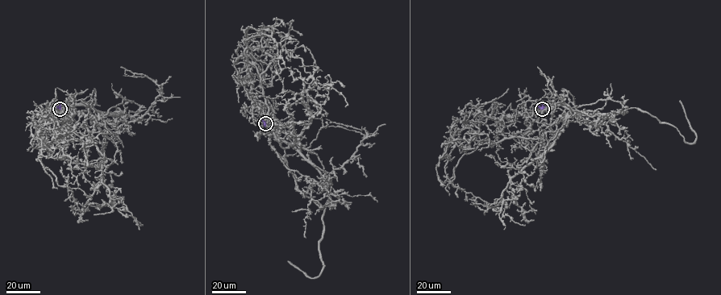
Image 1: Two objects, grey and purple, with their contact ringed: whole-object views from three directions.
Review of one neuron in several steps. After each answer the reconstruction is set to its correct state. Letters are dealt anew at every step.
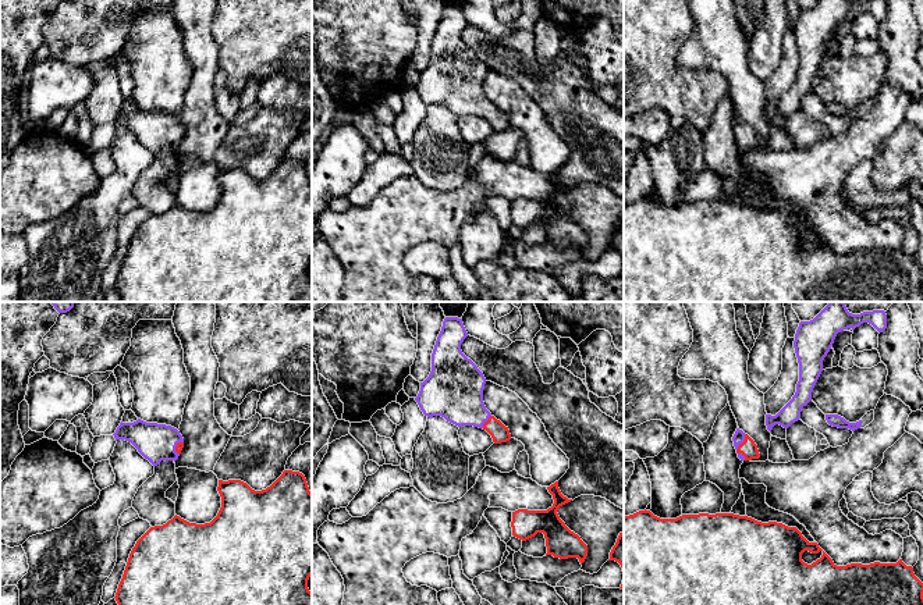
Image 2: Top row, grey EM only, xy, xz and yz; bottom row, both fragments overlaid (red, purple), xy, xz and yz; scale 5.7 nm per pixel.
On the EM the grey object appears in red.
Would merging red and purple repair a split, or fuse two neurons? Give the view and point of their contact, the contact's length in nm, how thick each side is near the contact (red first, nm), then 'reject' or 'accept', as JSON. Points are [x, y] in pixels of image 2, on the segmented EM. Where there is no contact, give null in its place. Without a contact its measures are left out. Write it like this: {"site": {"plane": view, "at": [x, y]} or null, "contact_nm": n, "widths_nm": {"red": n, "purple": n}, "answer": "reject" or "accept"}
{"site": {"plane": "yz", "at": [738, 448]}, "contact_nm": 150, "widths_nm": {"red": 100, "purple": 70}, "answer": "accept"}

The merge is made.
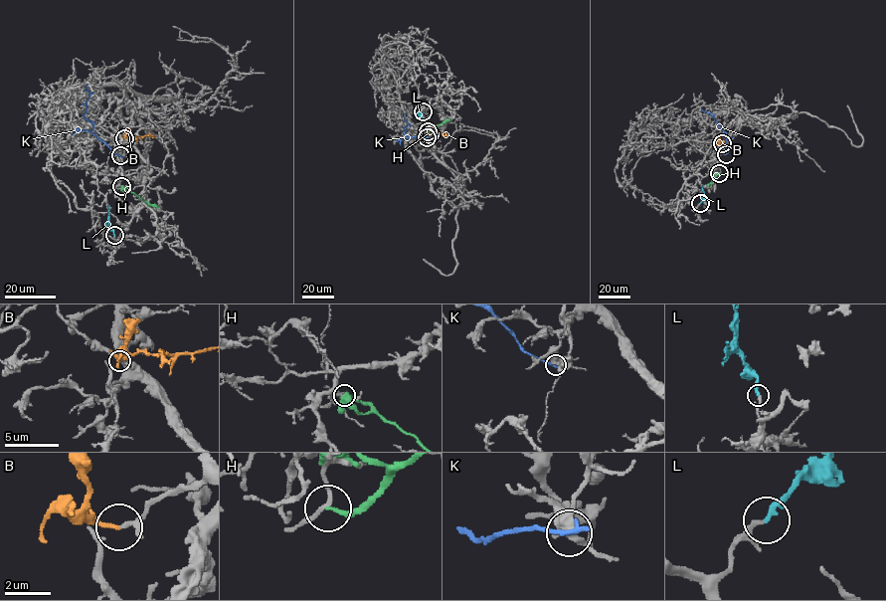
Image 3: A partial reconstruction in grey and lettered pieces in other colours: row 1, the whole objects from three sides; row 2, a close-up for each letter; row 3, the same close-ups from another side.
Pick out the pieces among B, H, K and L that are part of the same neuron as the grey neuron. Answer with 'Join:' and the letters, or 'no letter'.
Join: B, L

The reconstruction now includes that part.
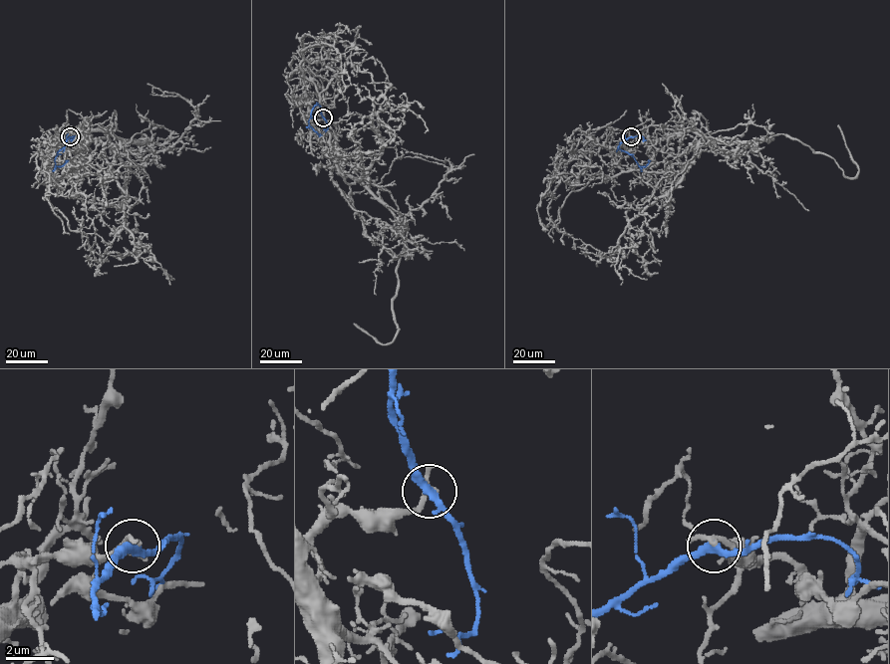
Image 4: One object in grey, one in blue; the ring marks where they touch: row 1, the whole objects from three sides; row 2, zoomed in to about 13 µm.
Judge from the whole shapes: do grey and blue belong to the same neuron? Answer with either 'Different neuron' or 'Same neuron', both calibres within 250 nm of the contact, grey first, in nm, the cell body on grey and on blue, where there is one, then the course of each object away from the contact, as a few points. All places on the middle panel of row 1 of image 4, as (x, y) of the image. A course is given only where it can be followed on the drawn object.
Different neuron. Thickness 200 nm (grey) against 360 nm. Soma of grey: none. Soma of blue: none. Course of grey: (323, 117), (313, 121), (320, 145), (395, 217), (404, 245), (393, 301), (395, 338), (382, 344), (354, 324). Course of blue: (323, 117), (320, 107), (316, 105), (308, 121), (322, 135)

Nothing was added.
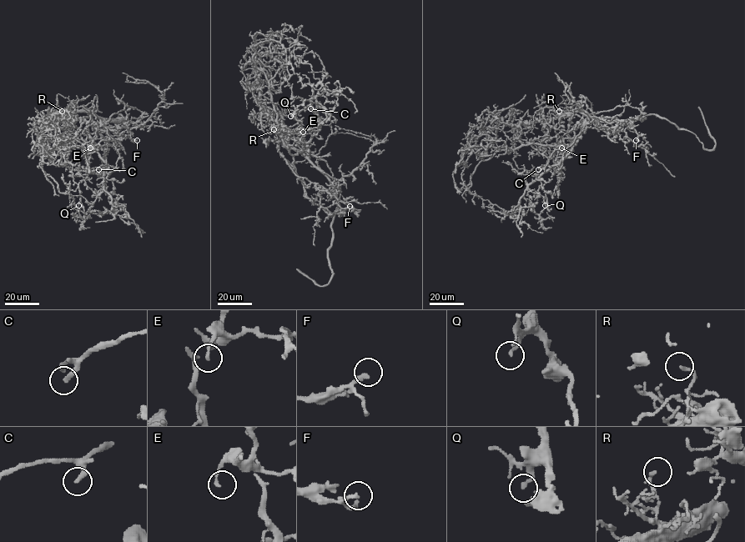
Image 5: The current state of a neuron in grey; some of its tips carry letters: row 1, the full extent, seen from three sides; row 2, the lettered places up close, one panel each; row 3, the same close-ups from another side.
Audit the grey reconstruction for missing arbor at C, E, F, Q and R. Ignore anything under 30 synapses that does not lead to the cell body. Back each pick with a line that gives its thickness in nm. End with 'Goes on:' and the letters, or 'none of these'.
C: 280 nm thick
F: 200 nm thick
Goes on: C, F

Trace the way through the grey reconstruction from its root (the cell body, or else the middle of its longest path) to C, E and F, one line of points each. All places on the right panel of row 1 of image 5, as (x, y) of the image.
C: (584, 126), (582, 120), (578, 140), (557, 164), (543, 165), (538, 169)
E: (584, 126), (582, 120), (581, 135), (572, 143), (561, 148)
F: (584, 126), (584, 122), (581, 121), (584, 114), (602, 120), (631, 120), (637, 135), (636, 140)

